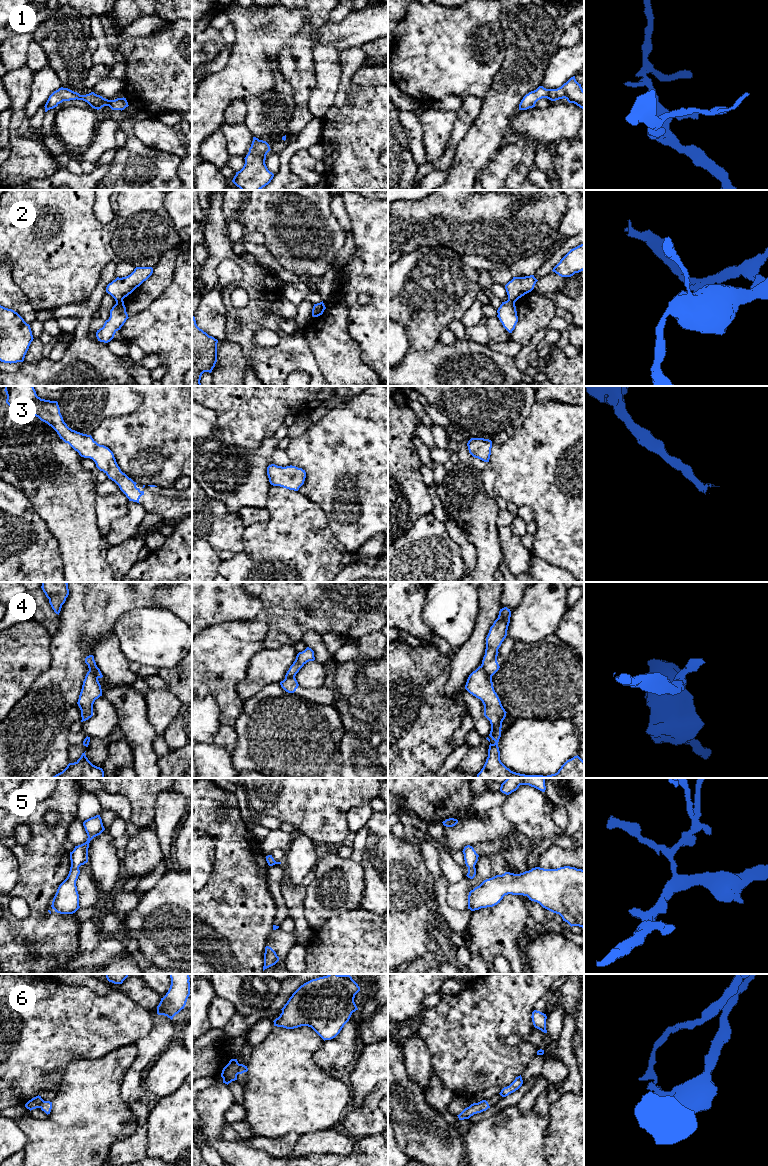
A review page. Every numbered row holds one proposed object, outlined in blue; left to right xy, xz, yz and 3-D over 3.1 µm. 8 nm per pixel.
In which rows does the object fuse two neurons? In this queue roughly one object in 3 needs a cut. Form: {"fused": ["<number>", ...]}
{"fused": ["2", "4", "6"]}

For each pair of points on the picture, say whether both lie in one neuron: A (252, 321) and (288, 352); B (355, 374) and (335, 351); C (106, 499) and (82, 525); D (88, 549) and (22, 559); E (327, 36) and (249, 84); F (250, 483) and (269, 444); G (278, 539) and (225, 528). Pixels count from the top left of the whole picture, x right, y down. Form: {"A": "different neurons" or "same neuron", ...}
{"A": "same neuron", "B": "same neuron", "C": "different neurons", "D": "different neurons", "E": "different neurons", "F": "same neuron", "G": "different neurons"}

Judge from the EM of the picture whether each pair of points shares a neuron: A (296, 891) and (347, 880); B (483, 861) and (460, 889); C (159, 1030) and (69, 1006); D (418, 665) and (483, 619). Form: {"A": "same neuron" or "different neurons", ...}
{"A": "different neurons", "B": "same neuron", "C": "different neurons", "D": "different neurons"}

